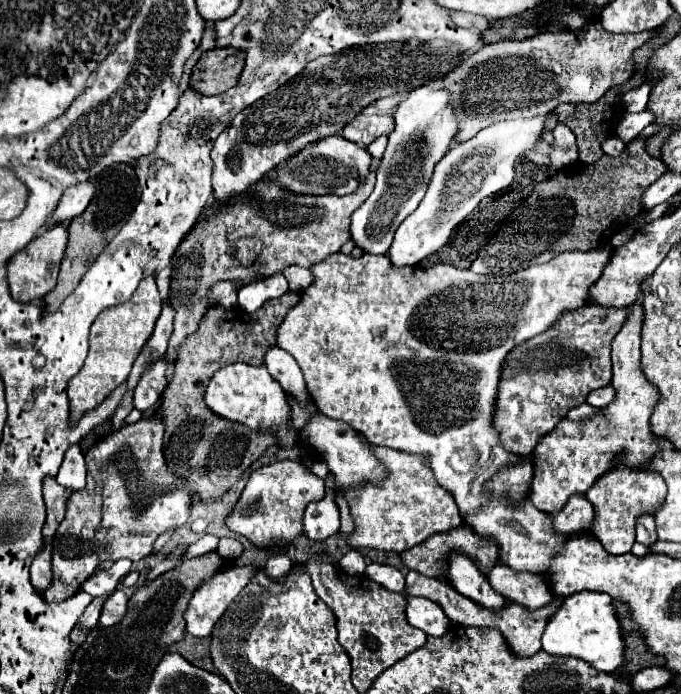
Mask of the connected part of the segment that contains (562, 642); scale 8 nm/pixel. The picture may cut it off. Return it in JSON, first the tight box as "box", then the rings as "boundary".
{"box":[542,592,624,672],"boundary":[[[578,592],[564,598],[560,610],[550,618],[544,634],[542,648],[554,656],[576,656],[600,672],[614,672],[624,664],[624,638],[622,626],[612,606],[612,598],[602,592]]]}

